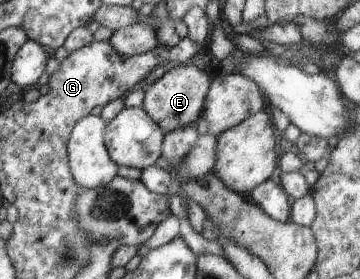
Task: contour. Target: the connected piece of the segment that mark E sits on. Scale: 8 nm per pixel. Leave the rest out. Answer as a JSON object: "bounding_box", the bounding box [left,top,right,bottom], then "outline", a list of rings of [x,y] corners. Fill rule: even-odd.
{"bounding_box":[143,63,211,134],"outline":[[[181,63],[152,83],[144,93],[143,109],[156,121],[164,134],[193,124],[203,111],[204,101],[211,83],[209,74],[192,63]]]}

